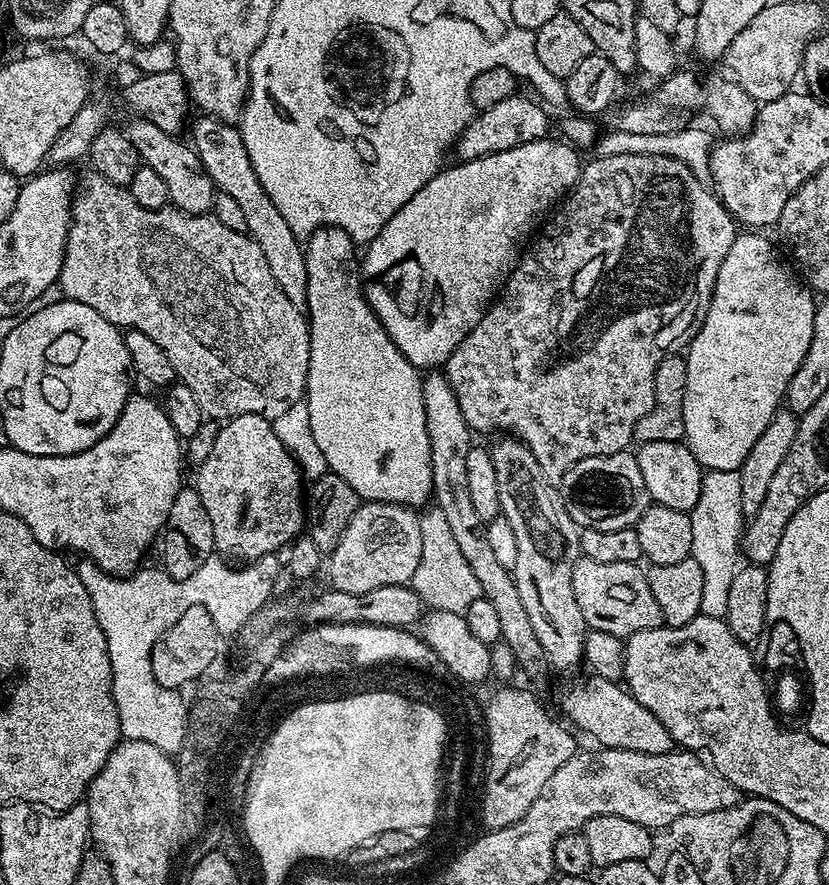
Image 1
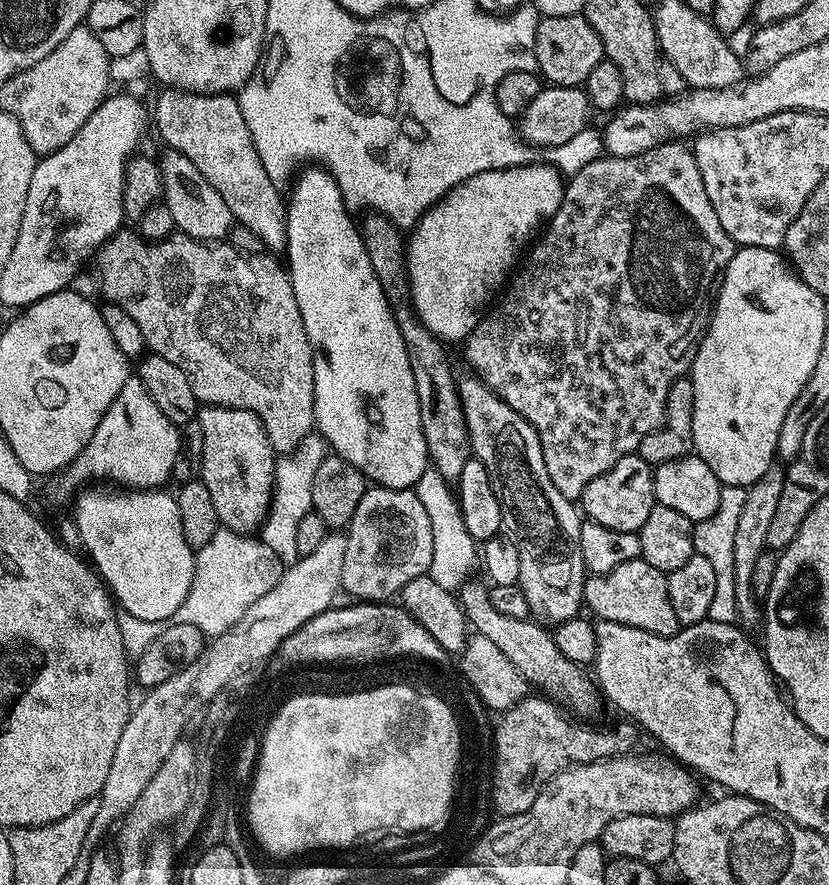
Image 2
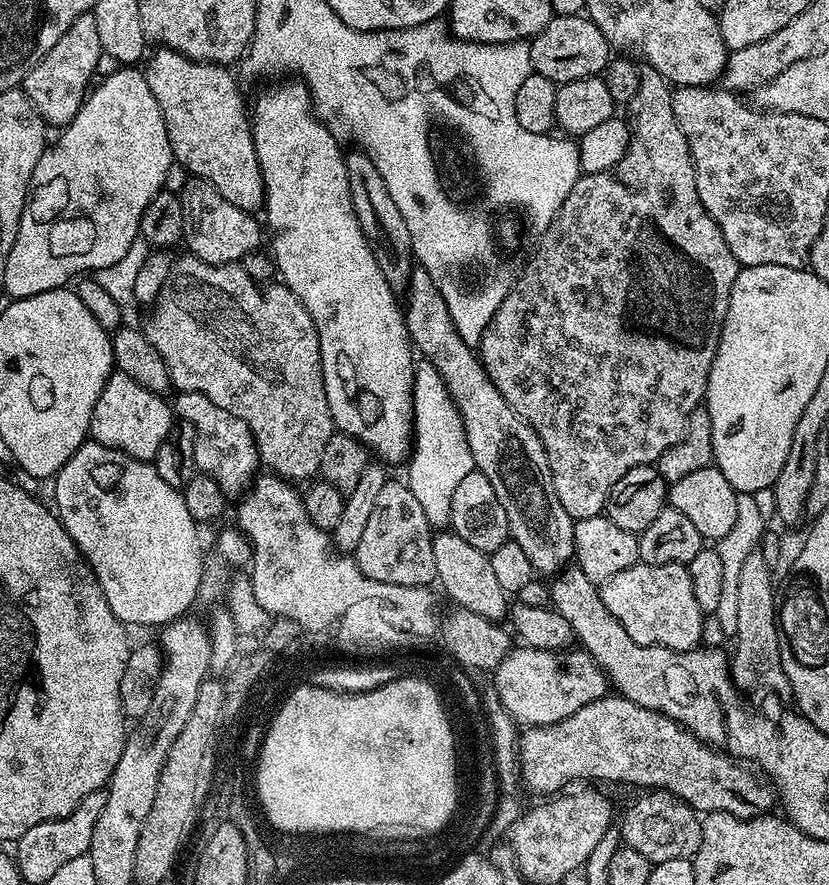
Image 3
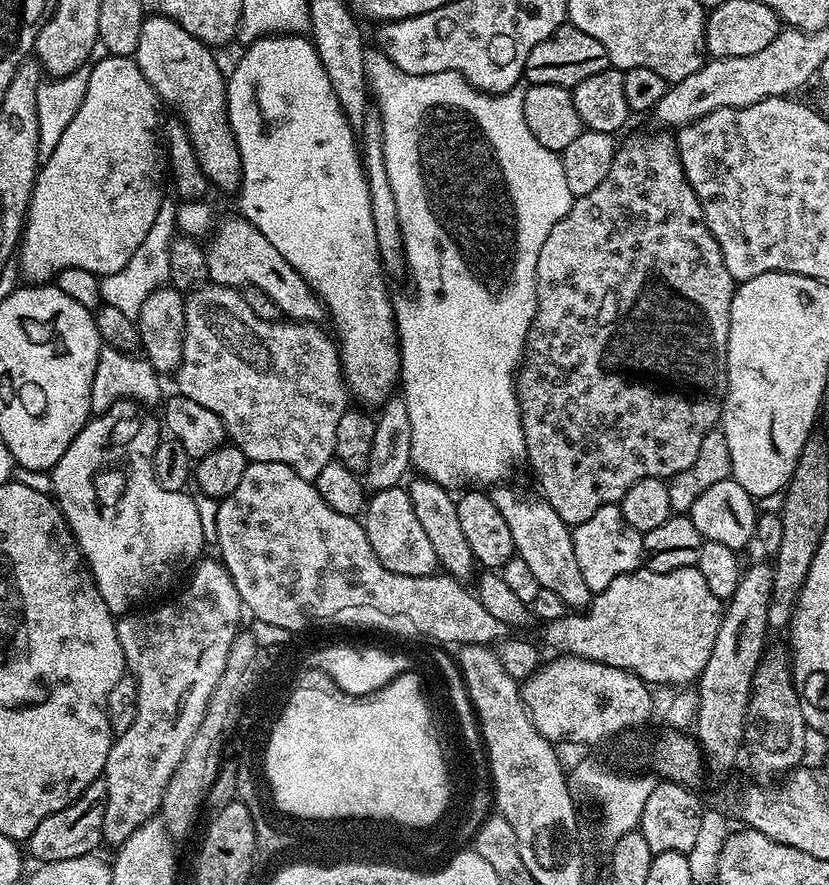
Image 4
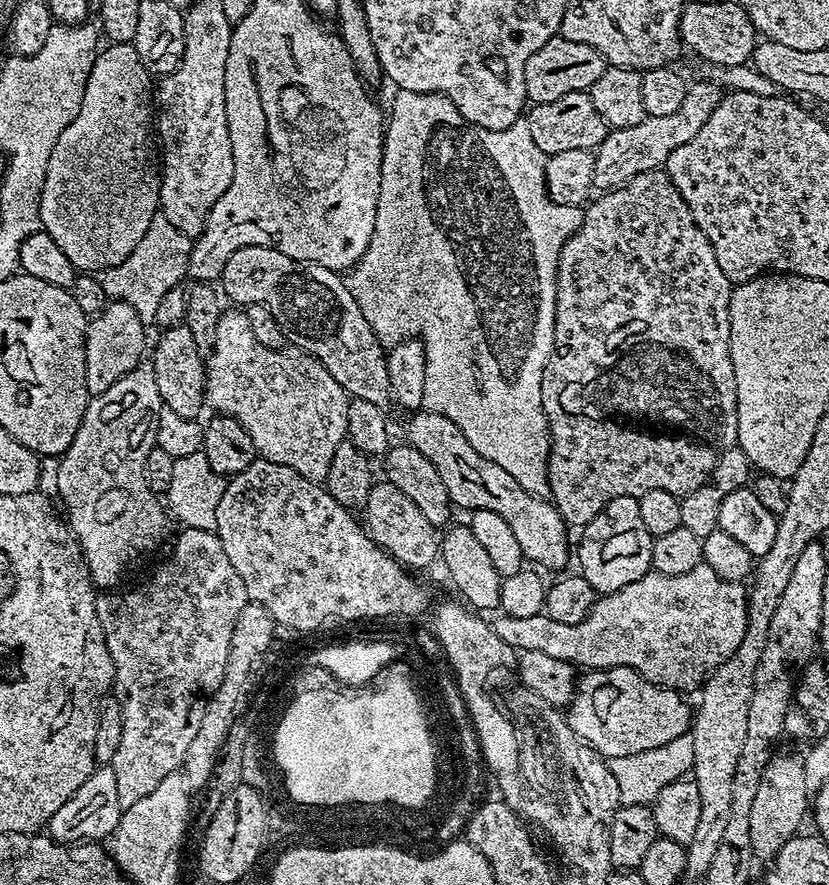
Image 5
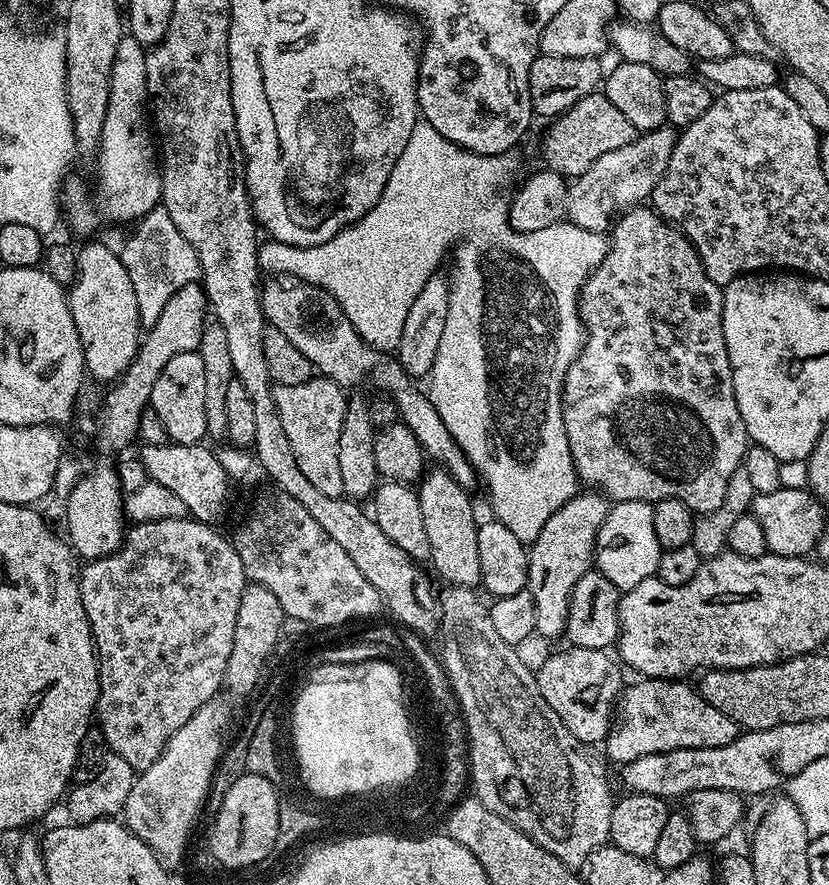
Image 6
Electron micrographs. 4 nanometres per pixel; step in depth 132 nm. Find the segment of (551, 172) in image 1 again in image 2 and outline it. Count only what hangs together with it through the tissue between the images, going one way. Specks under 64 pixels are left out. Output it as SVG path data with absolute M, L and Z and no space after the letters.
M533 162L518 168L486 170L482 174L474 174L466 183L457 184L449 190L424 213L416 227L411 229L406 240L406 255L412 309L416 312L416 317L424 323L426 330L434 333L440 341L467 341L471 332L478 327L485 311L484 303L491 298L492 291L500 283L503 285L509 279L516 255L525 251L529 241L558 210L566 187L565 177L560 177L560 171L559 167L551 163Z

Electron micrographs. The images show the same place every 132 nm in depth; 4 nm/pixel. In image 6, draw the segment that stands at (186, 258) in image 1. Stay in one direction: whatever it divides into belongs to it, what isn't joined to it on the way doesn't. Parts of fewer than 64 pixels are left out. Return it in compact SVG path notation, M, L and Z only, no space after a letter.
M313 378L302 382L302 386L279 386L274 395L286 438L290 438L302 474L306 474L322 494L343 497L342 474L338 467L338 434L342 434L348 405L345 389L339 388L332 380Z

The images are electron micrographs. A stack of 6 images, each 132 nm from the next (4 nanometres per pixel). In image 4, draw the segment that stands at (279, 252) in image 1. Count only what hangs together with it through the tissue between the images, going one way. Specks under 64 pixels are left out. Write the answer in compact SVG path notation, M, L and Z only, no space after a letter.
M148 14L142 22L142 34L138 34L134 59L161 101L168 103L169 100L174 107L180 108L179 119L188 129L194 154L209 183L215 187L217 184L224 192L235 193L242 178L242 158L228 121L226 76L220 73L220 64L212 57L212 52L209 45L182 30L178 22Z

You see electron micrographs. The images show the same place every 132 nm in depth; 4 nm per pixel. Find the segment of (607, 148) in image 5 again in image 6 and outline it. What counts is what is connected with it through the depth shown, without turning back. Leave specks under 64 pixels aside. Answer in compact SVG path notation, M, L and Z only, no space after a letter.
M671 126L655 128L652 132L639 133L626 146L610 150L610 154L602 154L586 174L569 183L567 219L582 226L582 230L607 233L617 217L651 197L670 162L677 135L677 129Z

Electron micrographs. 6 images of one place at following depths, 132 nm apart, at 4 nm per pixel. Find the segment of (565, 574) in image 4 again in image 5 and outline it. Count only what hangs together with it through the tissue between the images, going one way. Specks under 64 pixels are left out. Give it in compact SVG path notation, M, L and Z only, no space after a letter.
M416 410L409 416L412 417L408 420L407 443L414 445L434 466L434 470L438 470L446 486L446 494L450 494L457 509L491 510L510 525L518 546L522 546L525 561L541 569L567 569L564 567L568 564L568 556L570 560L570 528L551 499L522 490L522 486L518 486L518 482L514 482L514 478L510 478L510 474L498 466L498 462L490 462L490 458L478 454L478 450L466 442L466 434L462 434L462 430L458 430L448 416L427 410Z

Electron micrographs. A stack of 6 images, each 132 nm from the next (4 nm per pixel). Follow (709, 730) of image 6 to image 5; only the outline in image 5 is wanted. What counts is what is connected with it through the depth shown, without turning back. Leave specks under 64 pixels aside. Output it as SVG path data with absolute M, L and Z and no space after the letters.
M633 668L588 670L579 677L576 694L566 708L566 719L570 730L574 730L578 738L585 740L599 756L613 760L626 754L642 754L642 750L654 750L685 735L689 731L694 712L684 700L687 699L675 688L662 688L645 676L639 676Z

